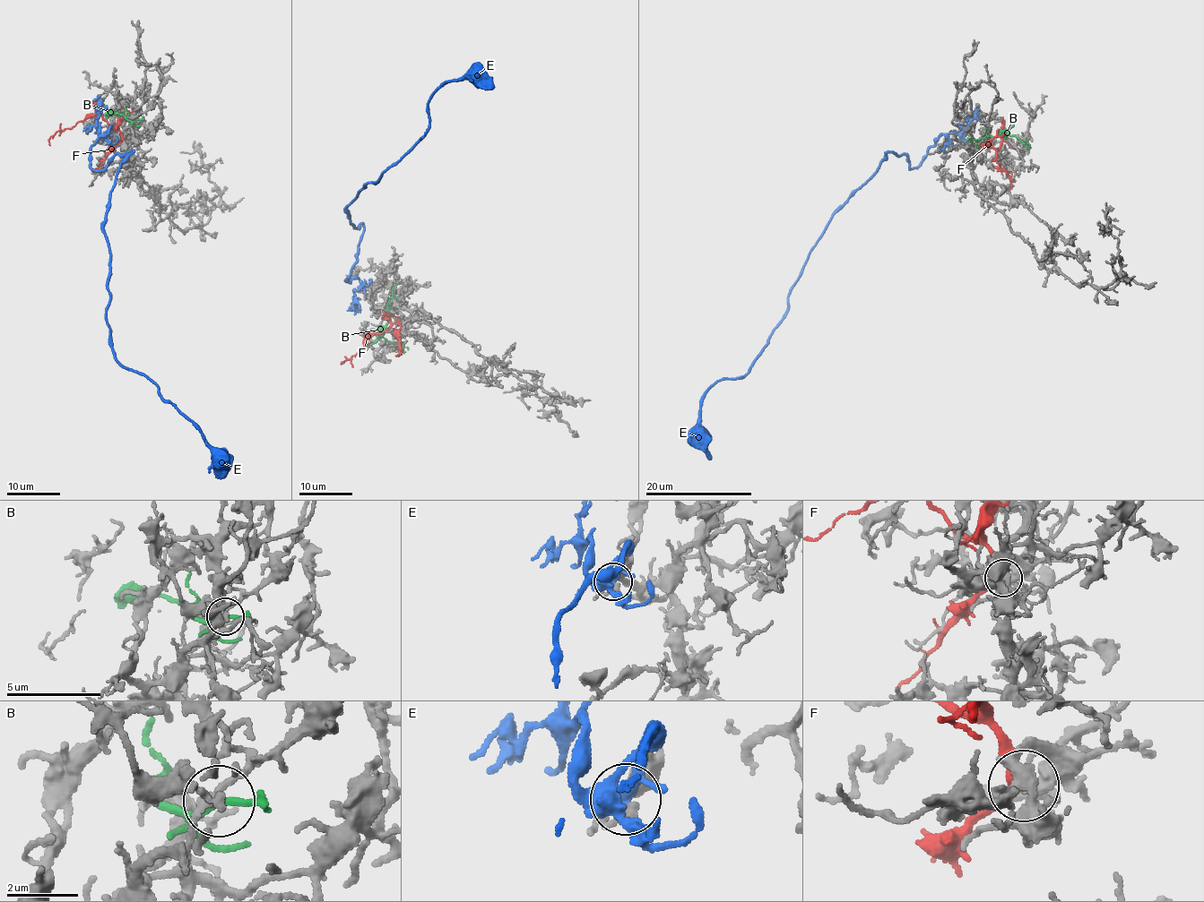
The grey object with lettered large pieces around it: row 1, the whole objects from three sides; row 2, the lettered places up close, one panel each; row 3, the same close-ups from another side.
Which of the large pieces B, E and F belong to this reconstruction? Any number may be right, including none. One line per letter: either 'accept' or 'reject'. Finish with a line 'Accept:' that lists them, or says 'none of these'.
B: reject
E: accept
F: reject
Accept: E

